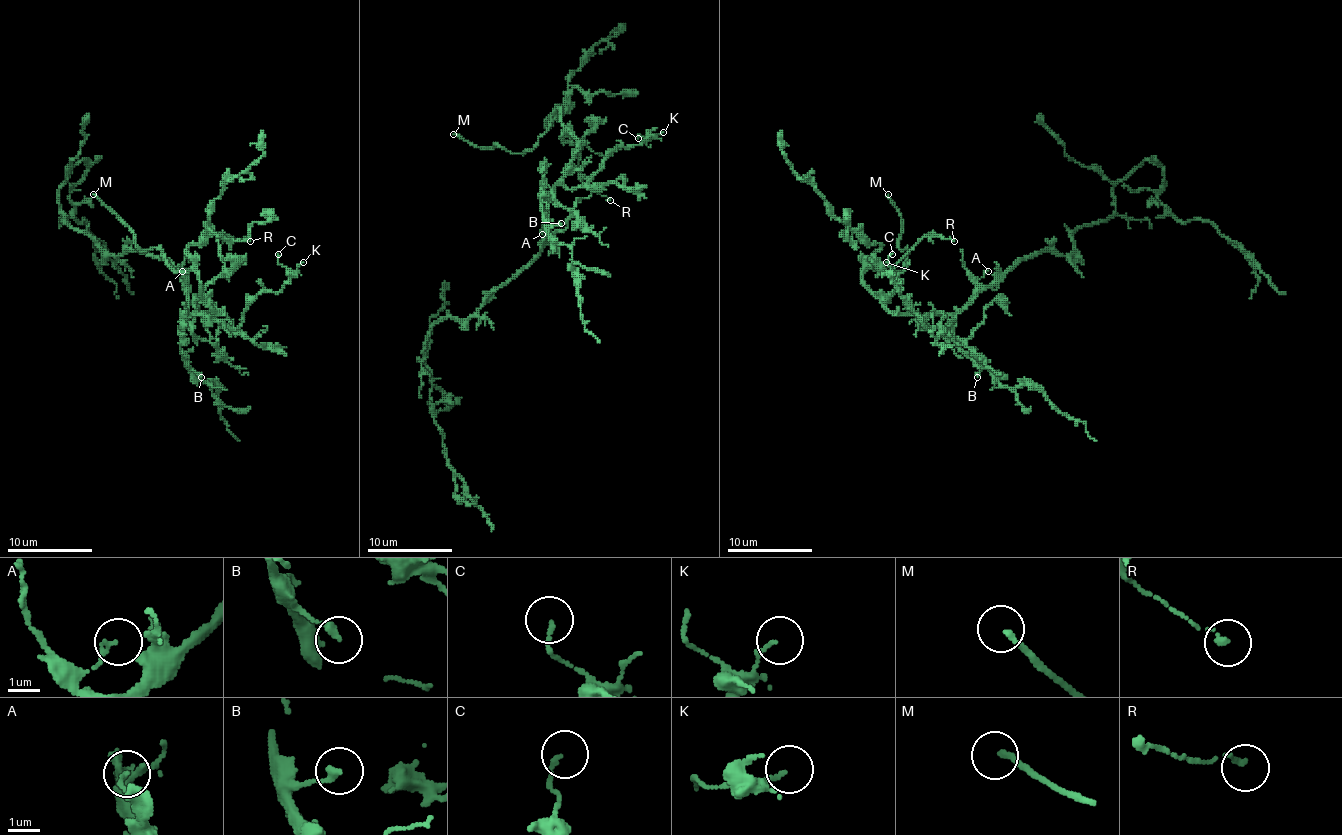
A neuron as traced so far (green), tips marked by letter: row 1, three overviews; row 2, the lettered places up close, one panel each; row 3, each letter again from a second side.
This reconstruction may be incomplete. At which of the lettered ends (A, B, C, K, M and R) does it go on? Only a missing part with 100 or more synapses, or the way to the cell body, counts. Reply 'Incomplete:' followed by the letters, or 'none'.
Incomplete: M

